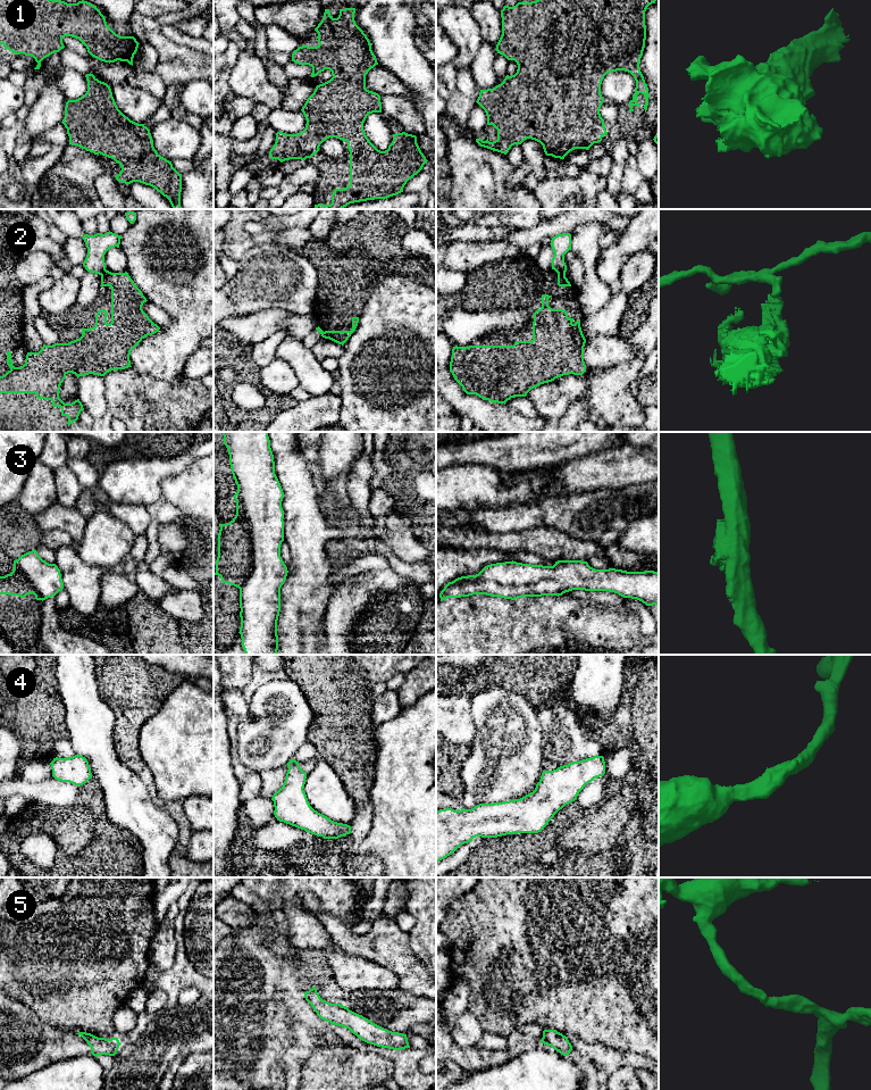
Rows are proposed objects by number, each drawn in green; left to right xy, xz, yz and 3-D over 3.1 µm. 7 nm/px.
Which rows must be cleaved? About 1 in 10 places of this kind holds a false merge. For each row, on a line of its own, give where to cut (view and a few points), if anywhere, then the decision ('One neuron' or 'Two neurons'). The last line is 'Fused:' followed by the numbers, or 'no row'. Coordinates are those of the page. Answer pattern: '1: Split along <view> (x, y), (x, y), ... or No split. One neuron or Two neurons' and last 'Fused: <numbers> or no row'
1: No split. One neuron
2: Split along yz (558, 273), (564, 274). Two neurons
3: No split. One neuron
4: No split. One neuron
5: No split. One neuron
Fused: 2

